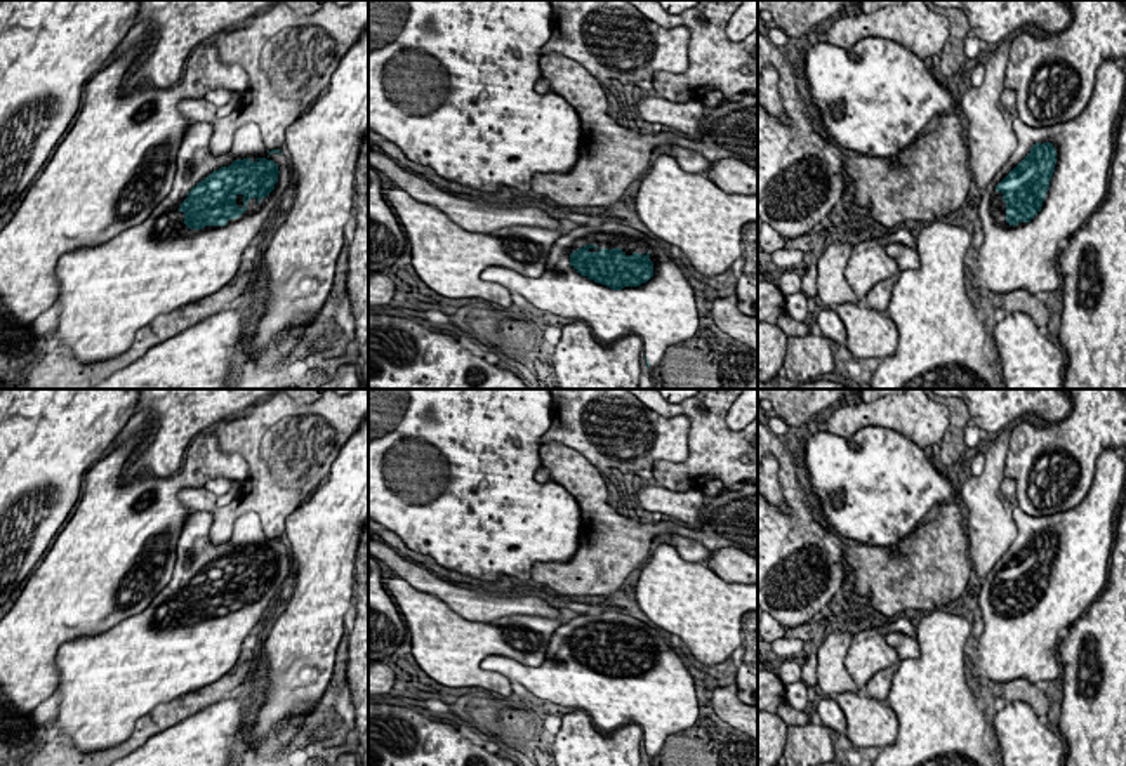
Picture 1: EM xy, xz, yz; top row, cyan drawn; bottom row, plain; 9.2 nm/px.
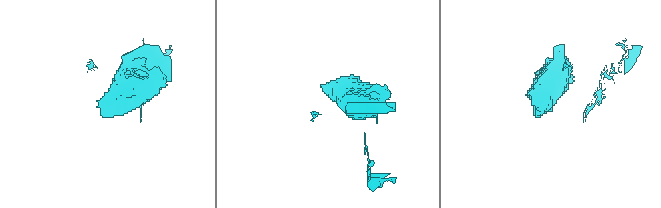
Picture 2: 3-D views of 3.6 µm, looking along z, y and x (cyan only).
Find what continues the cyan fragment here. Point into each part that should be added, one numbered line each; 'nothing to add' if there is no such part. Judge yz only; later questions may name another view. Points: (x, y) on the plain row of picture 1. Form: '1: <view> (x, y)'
1: yz (1024, 645)

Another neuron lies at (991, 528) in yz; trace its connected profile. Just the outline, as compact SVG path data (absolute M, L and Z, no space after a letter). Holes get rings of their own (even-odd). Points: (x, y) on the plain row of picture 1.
M1010 429L990 436L985 450L985 467L980 476L963 478L961 499L968 509L970 563L985 578L1004 556L1017 537L1013 505L1004 507L997 495L1004 479L1004 462L1010 448Z

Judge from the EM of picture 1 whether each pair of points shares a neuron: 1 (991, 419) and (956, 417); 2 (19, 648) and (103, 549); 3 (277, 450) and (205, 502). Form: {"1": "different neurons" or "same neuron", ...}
{"1": "different neurons", "2": "same neuron", "3": "same neuron"}

